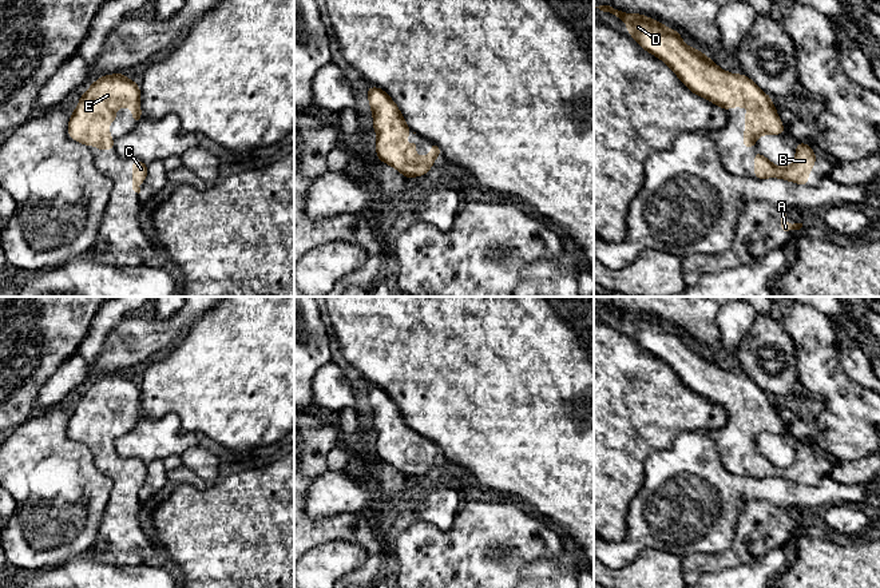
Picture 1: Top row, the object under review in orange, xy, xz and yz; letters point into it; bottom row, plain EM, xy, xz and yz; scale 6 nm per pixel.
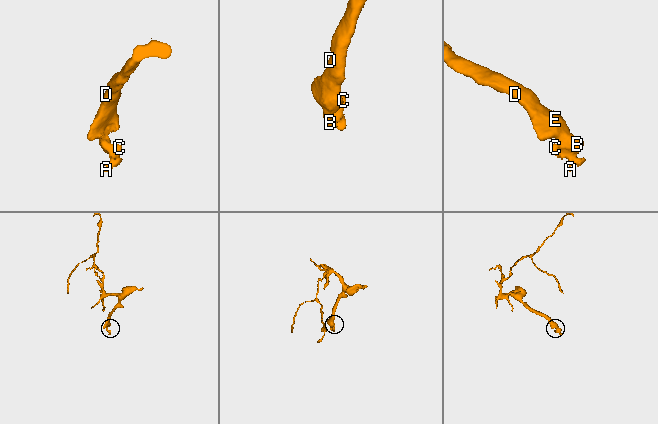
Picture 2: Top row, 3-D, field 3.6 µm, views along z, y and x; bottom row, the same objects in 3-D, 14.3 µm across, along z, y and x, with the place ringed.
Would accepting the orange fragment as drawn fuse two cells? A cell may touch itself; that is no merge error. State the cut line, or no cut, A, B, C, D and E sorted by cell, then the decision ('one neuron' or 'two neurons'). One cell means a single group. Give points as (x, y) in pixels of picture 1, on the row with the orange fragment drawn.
no cut; A B C D E; one neuron

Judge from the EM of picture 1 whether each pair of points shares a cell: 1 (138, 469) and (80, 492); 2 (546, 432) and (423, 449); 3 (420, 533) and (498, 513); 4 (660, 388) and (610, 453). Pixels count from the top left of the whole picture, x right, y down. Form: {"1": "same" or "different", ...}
{"1": "different", "2": "different", "3": "same", "4": "same"}

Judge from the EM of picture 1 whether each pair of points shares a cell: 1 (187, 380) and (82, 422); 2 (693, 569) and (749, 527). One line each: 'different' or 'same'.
1: different
2: same

